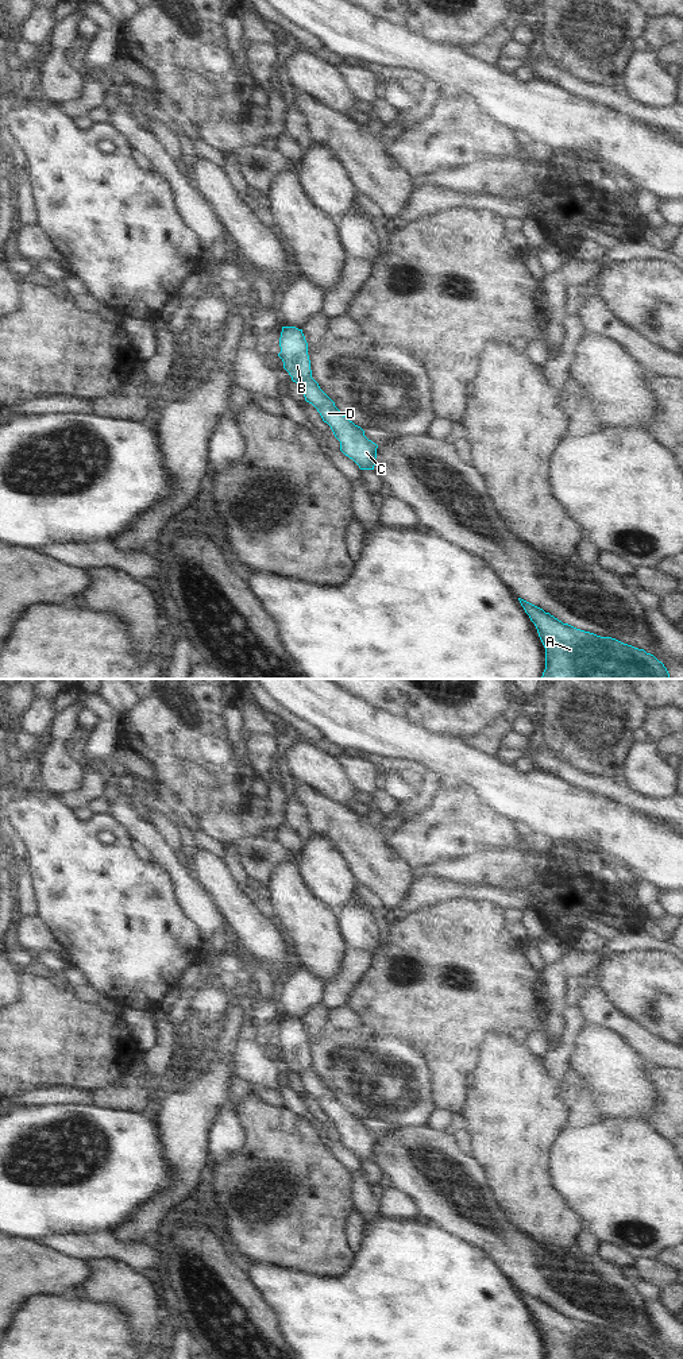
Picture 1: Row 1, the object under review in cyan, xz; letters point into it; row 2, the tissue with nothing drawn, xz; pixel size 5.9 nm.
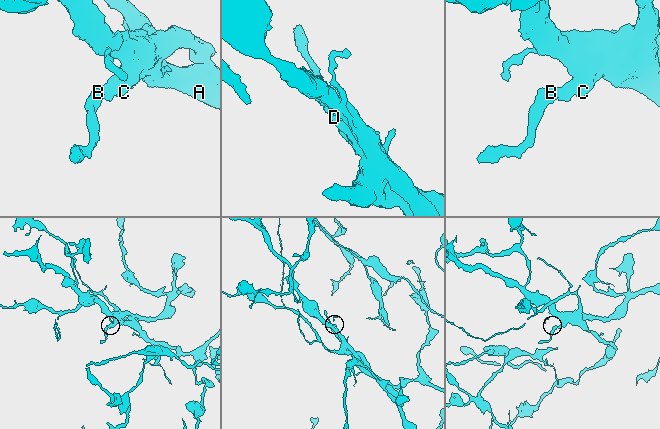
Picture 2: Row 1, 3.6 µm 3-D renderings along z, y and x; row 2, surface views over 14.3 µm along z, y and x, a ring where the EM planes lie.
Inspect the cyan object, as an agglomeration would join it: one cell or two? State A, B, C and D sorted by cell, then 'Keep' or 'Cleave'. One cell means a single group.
Groups: A B C D. Keep.

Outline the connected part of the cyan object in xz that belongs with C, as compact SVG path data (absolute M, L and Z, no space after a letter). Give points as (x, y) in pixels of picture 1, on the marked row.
M282 327L279 337L283 368L292 381L302 386L305 401L312 404L340 441L340 451L352 459L360 470L374 470L378 445L364 436L364 431L350 421L335 402L320 389L312 378L308 343L302 329Z

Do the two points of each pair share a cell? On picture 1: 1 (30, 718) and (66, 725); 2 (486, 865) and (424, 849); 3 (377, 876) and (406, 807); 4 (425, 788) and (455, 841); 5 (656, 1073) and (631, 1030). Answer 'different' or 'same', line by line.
1: different
2: different
3: different
4: different
5: different

